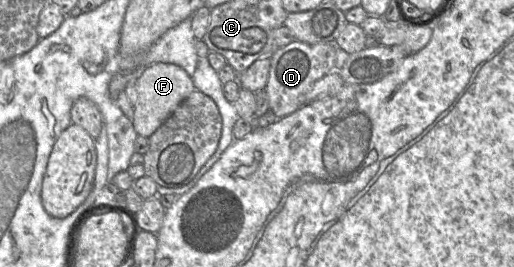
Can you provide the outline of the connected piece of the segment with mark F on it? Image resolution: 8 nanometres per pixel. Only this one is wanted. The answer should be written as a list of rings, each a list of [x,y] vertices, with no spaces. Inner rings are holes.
[[[154,63],[135,77],[138,99],[133,108],[132,124],[137,135],[149,138],[192,92],[196,90],[192,77],[171,63]]]

